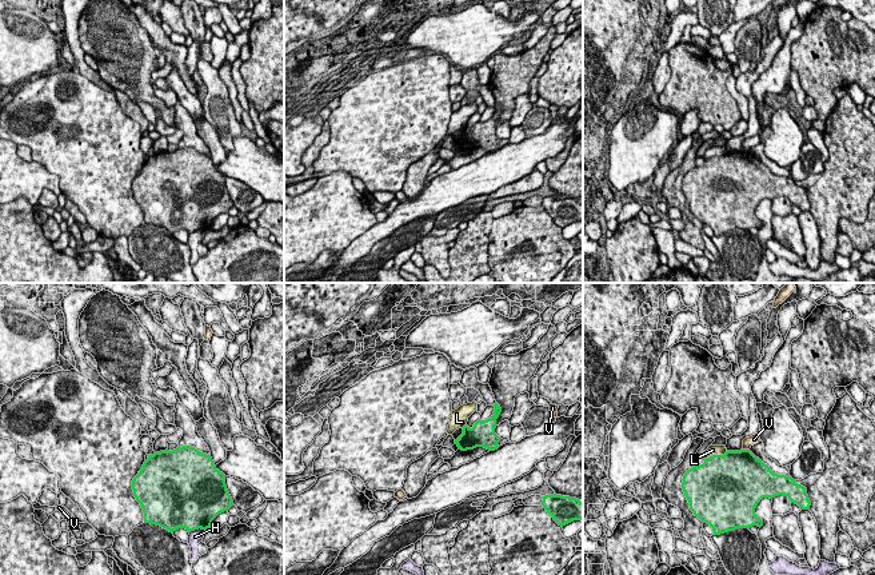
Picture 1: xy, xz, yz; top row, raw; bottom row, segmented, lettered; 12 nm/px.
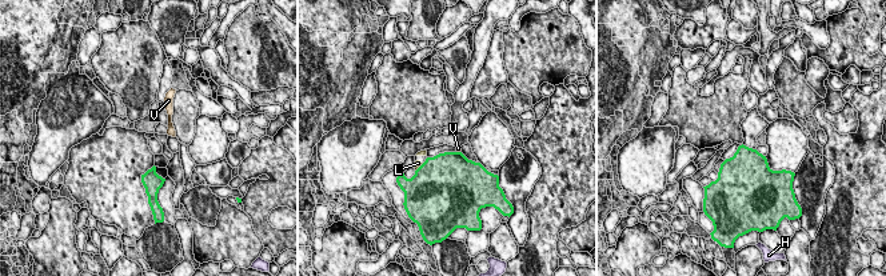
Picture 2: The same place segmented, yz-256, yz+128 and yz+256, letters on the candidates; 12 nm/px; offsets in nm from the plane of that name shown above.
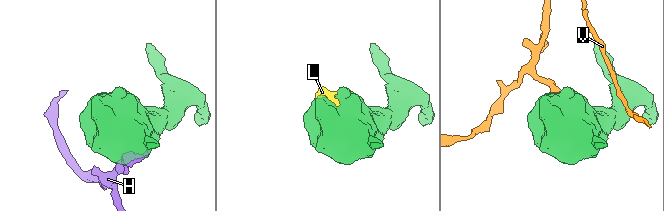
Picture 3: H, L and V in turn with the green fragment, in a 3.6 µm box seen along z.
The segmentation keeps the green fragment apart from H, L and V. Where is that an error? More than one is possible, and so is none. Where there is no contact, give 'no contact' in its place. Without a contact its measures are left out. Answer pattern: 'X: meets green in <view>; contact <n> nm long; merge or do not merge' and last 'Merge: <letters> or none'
H: meets green in xy; contact 200 nm long; do not merge
L: meets green in yz; contact 300 nm long; do not merge
V: meets green in yz; contact 80 nm long; do not merge
Merge: none

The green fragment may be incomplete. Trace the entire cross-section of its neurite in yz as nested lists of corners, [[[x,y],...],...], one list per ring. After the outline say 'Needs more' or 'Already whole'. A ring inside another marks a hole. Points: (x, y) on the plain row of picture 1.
[[[750,151],[712,156],[704,164],[690,169],[682,184],[690,211],[710,225],[714,236],[736,229],[762,228],[755,215],[763,199],[787,197],[800,211],[810,211],[811,203],[803,187],[791,177],[774,175]]]. Already whole

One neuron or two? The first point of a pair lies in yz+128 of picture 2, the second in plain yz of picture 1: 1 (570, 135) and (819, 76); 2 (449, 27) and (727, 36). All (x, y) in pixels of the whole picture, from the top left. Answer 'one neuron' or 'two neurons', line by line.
1: two neurons
2: two neurons

